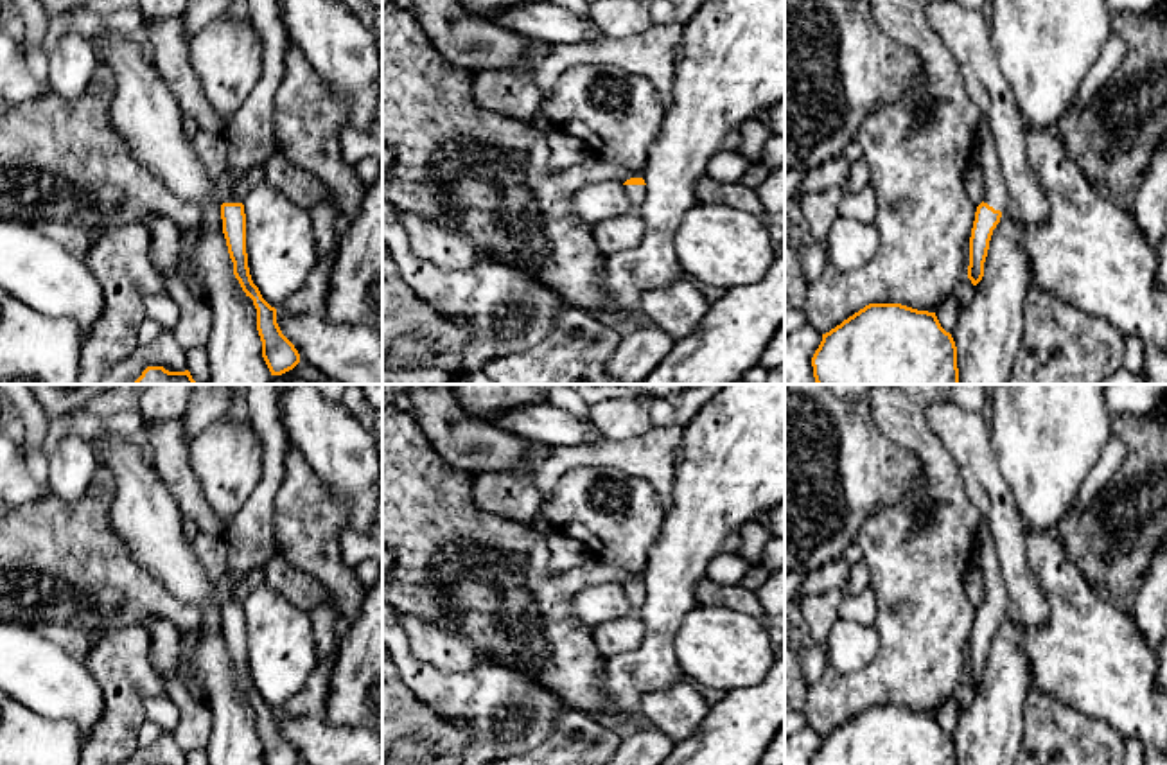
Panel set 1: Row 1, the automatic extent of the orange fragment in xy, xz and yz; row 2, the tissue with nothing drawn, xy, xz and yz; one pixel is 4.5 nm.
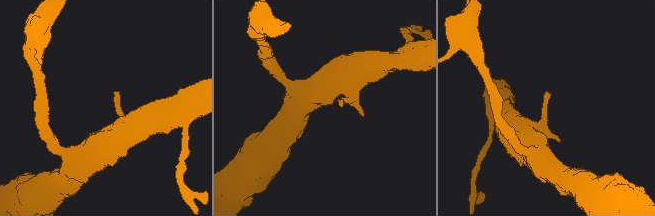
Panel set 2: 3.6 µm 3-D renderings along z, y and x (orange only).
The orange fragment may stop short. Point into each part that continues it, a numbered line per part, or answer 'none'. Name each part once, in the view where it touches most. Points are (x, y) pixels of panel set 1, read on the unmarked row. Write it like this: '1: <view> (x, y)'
1: xz (636, 595)

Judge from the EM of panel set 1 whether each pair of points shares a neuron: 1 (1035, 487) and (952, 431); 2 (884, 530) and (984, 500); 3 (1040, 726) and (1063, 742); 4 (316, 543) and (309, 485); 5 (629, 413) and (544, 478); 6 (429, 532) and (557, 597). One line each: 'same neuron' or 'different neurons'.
1: different neurons
2: different neurons
3: same neuron
4: same neuron
5: different neurons
6: same neuron

